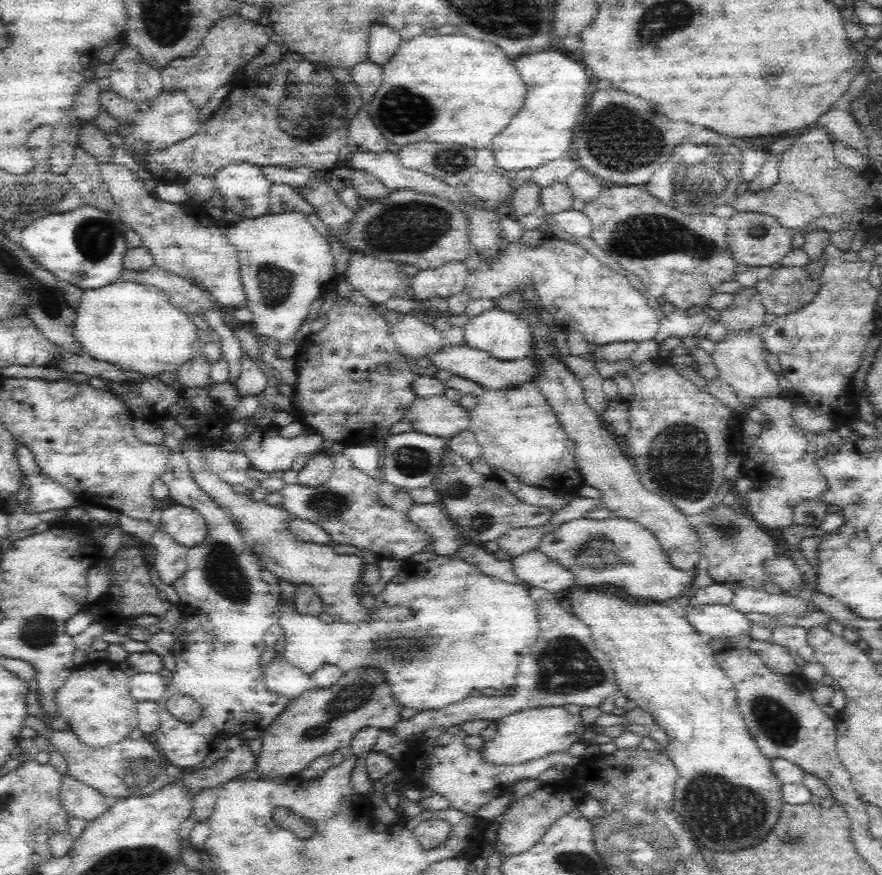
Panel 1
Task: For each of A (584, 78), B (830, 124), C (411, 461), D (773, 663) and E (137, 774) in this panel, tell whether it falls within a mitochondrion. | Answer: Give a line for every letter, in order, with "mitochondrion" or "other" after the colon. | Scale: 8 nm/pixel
A: other
B: other
C: mitochondrion
D: other
E: mitochondrion

